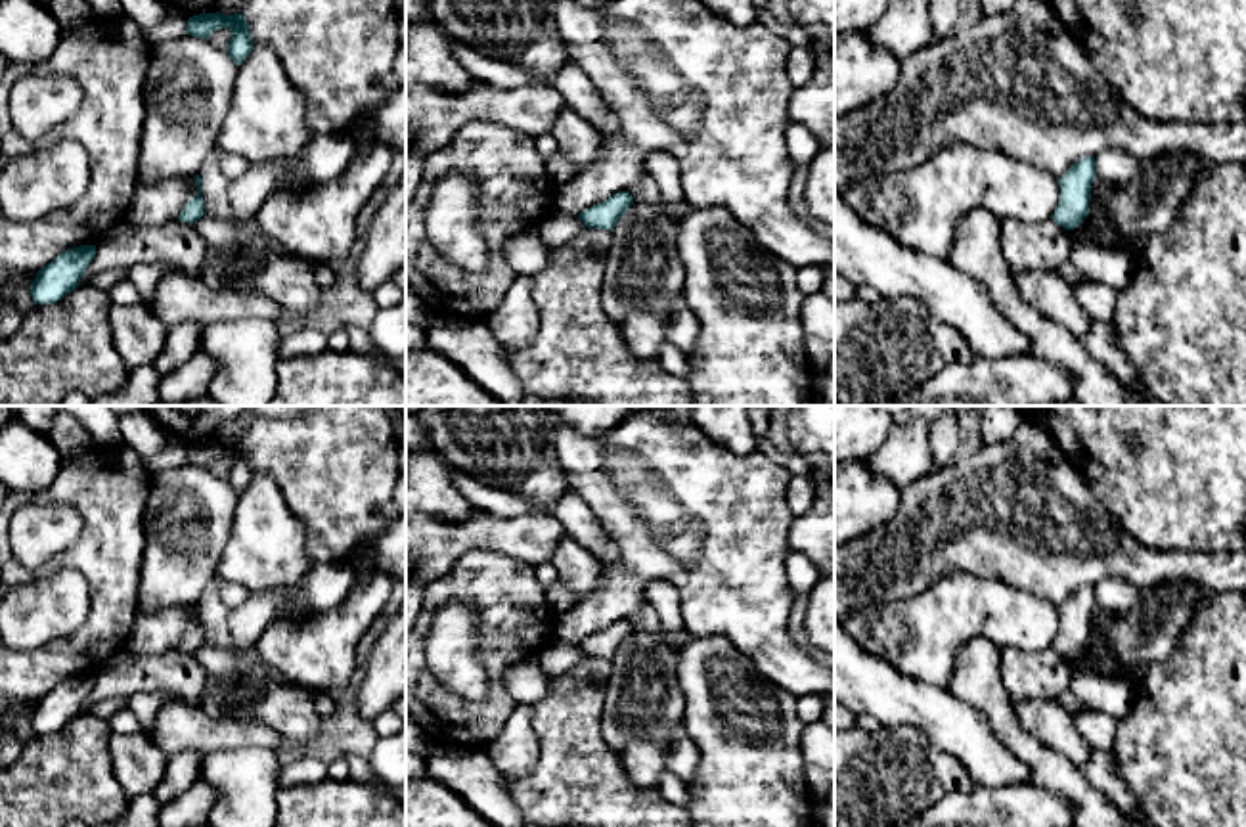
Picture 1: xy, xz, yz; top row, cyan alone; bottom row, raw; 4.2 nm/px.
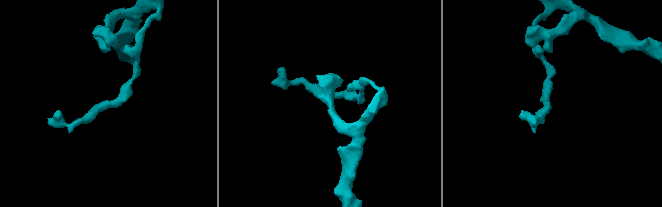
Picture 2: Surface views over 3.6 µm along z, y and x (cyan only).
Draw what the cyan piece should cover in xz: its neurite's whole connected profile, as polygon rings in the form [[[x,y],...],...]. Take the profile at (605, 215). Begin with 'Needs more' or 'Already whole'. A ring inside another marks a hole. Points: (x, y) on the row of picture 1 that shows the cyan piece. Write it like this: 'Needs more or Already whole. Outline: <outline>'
Already whole. Outline: [[[618,191],[603,203],[597,203],[578,214],[588,228],[611,230],[618,218],[634,205],[630,191]]]

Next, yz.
Already whole. Outline: [[[1083,157],[1058,178],[1060,197],[1053,220],[1066,230],[1078,228],[1089,214],[1095,157]]]

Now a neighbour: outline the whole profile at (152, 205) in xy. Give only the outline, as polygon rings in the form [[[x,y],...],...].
[[[193,176],[163,180],[155,186],[138,186],[126,218],[138,226],[161,226],[178,220],[188,201],[195,195]]]

